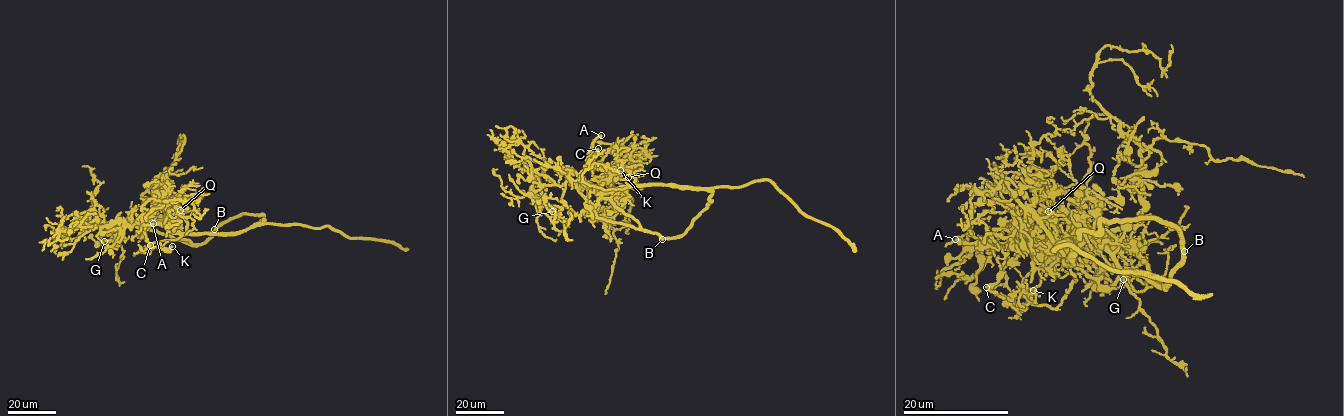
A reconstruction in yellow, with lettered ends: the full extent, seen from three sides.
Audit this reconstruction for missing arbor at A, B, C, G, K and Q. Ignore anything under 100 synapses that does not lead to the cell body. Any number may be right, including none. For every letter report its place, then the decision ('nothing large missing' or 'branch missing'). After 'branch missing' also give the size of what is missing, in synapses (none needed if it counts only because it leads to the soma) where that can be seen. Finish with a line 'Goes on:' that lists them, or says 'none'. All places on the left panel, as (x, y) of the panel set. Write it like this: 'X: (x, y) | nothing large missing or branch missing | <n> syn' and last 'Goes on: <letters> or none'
A: (153, 223) | nothing large missing
B: (214, 229) | nothing large missing
C: (150, 245) | nothing large missing
G: (104, 241) | nothing large missing
K: (172, 246) | nothing large missing
Q: (180, 210) | nothing large missing
Goes on: none

